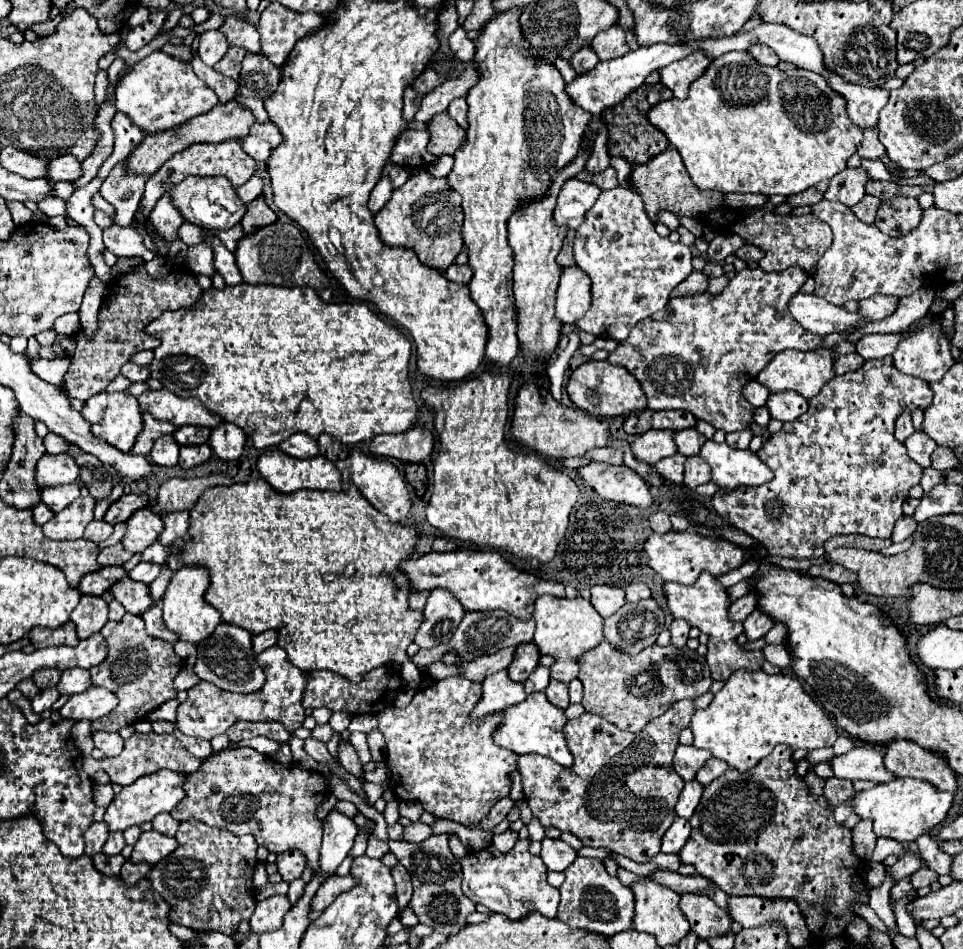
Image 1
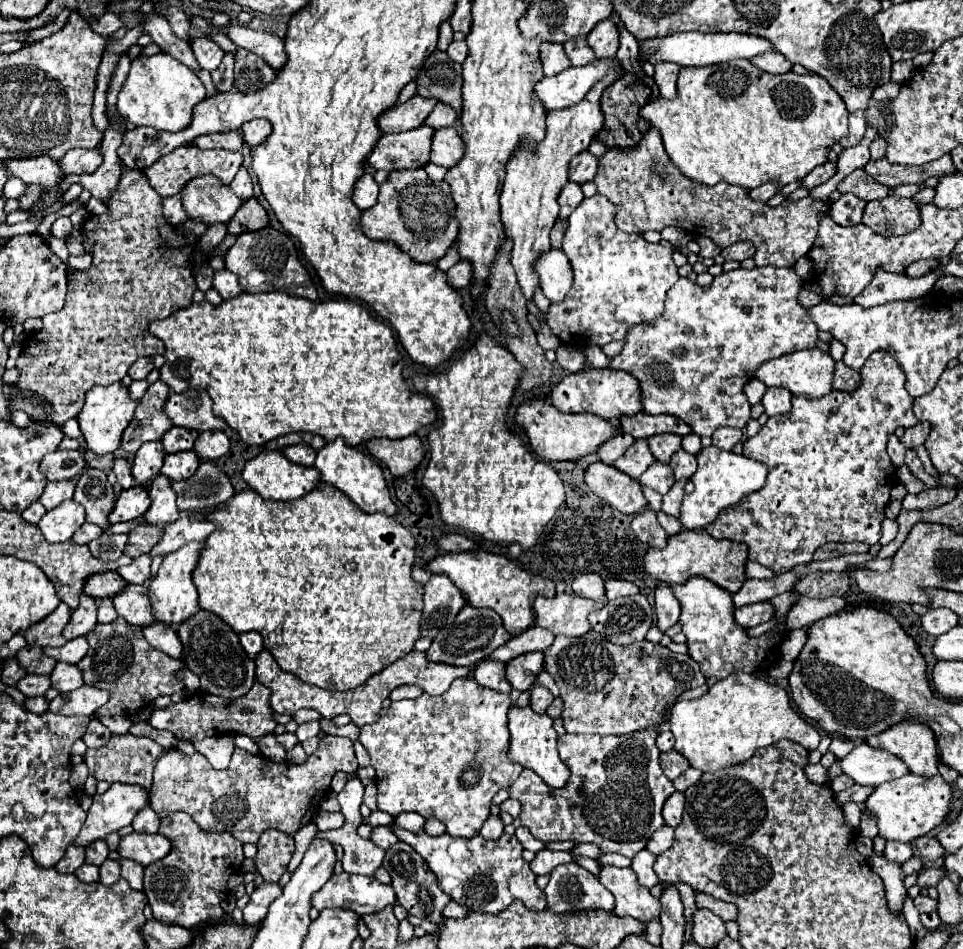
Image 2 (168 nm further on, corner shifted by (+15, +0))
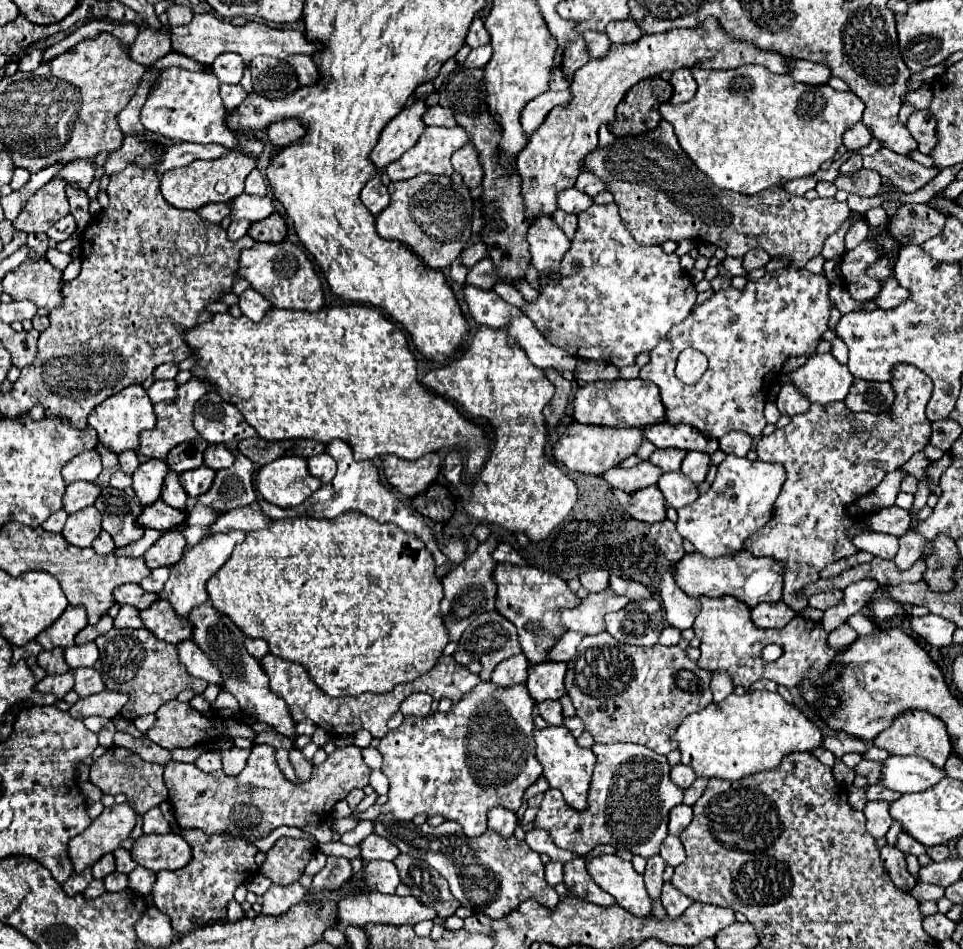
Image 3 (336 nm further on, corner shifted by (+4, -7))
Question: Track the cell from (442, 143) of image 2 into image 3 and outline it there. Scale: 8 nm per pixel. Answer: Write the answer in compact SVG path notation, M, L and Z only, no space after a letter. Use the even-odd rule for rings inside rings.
M468 143L462 149L458 149L452 155L452 165L454 165L456 173L460 173L464 177L464 183L470 189L476 189L482 183L484 169L482 169L482 163L478 159L478 151L476 151L476 147L472 143Z

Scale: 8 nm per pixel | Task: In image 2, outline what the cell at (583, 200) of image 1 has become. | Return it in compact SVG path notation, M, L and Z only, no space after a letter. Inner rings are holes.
M569 182L561 194L559 194L559 206L561 206L561 212L559 212L559 218L569 218L569 214L581 204L583 200L583 192L581 192L581 186L577 182Z

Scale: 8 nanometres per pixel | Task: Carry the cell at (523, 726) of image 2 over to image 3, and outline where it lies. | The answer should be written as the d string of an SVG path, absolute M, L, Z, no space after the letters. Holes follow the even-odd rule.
M564 725L534 731L534 737L536 737L536 757L544 767L544 777L548 779L550 787L560 789L566 803L572 809L584 811L584 807L588 807L588 789L590 789L592 771L594 771L594 761L596 761L592 749L580 747Z

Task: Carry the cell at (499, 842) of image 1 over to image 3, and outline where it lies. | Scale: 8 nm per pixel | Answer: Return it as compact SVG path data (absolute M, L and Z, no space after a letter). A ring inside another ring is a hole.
M492 807L492 811L488 811L488 827L498 831L502 837L512 835L516 829L516 813L508 811L504 807Z

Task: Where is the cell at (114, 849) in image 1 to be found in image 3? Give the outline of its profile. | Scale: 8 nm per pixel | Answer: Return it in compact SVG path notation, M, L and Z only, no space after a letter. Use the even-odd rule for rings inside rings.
M108 853L104 855L102 859L98 859L94 865L92 865L92 875L94 879L104 879L106 875L114 873L116 871L116 863L114 863L114 855Z

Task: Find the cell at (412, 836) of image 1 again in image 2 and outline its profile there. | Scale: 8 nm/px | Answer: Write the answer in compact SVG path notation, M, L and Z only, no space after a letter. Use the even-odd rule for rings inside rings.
M377 826L377 828L373 828L371 840L373 840L379 848L387 850L387 848L391 848L391 846L397 842L397 836L393 834L391 826Z

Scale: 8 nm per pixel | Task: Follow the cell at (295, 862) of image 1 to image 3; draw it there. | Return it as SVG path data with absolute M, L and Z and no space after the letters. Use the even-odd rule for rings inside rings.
M280 837L266 853L266 861L260 873L272 879L276 885L296 883L304 873L306 863L312 859L314 851L316 847L310 839Z

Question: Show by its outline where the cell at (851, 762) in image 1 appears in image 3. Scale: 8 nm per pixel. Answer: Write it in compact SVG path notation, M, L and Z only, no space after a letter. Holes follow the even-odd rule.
M890 757L884 761L880 783L898 793L920 793L946 777L942 767L932 767L920 757Z

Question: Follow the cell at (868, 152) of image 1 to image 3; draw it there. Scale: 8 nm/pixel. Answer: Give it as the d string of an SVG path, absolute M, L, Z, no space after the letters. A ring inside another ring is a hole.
M856 123L854 127L850 127L844 135L842 135L844 147L848 151L856 151L862 147L868 147L872 141L872 133L868 131L868 127L864 127L864 123Z

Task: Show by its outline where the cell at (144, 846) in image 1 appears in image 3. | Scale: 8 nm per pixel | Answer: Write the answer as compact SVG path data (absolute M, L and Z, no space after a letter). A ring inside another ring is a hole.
M166 833L166 835L142 835L134 841L132 859L158 873L164 869L182 869L192 859L192 849L182 835Z

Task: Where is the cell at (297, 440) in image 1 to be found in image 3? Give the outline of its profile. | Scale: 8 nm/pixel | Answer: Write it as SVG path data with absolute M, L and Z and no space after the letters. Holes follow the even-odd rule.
M326 453L314 455L308 459L308 471L312 473L312 477L318 477L322 483L328 483L336 473L336 461Z

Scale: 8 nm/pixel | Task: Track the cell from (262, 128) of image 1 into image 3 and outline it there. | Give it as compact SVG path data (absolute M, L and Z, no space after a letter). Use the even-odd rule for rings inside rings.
M284 119L284 121L272 123L266 129L266 133L268 133L268 139L272 141L272 145L288 147L288 145L296 143L300 139L300 135L306 133L306 129L300 125L298 119Z

